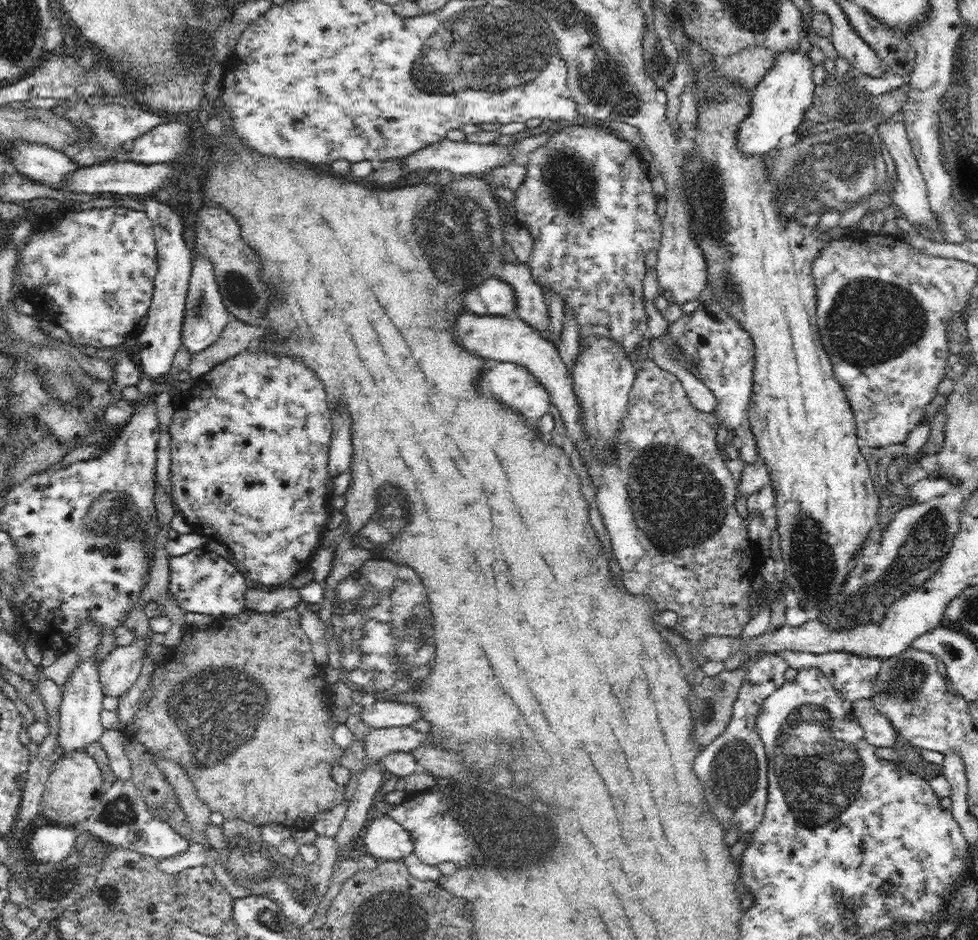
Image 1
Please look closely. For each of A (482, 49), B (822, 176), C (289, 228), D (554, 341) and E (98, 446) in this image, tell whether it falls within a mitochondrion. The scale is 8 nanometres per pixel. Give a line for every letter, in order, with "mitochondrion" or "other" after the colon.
A: mitochondrion
B: mitochondrion
C: other
D: other
E: other

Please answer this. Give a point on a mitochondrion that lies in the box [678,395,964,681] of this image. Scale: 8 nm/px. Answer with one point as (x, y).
(922, 547)

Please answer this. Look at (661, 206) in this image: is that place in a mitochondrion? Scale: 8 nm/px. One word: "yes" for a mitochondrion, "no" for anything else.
no

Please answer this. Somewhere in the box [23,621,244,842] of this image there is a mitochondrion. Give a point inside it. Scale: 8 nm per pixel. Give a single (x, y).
(119, 811)

